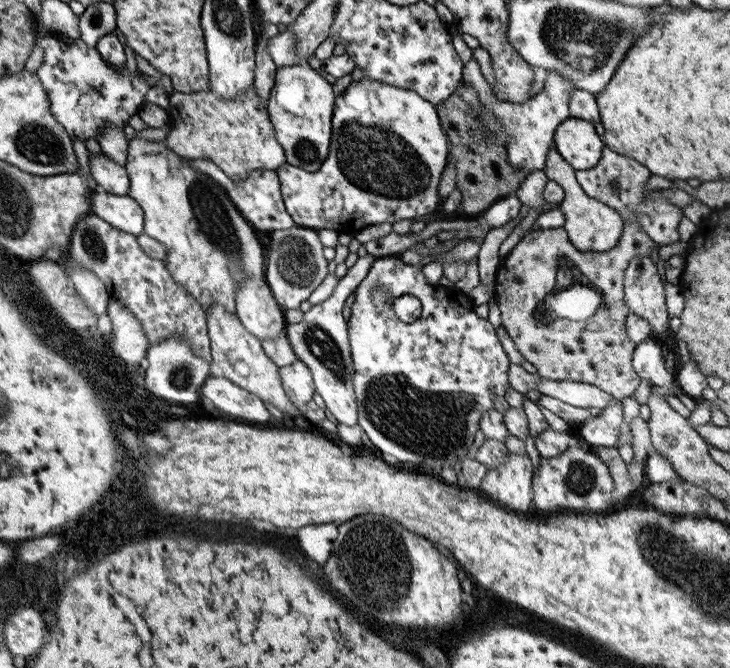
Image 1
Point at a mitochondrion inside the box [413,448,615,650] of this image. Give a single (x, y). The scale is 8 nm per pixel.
(580, 479)

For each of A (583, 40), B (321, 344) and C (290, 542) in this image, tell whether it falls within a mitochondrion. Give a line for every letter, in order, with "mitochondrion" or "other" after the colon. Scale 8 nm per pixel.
A: mitochondrion
B: mitochondrion
C: other

